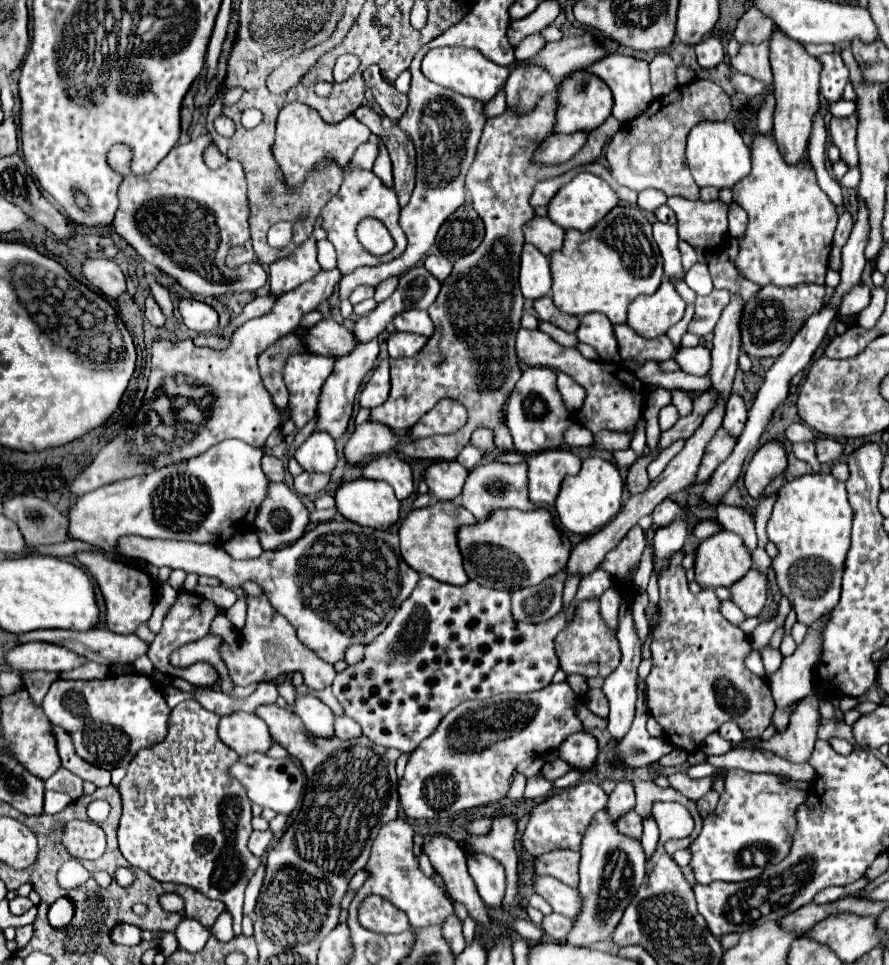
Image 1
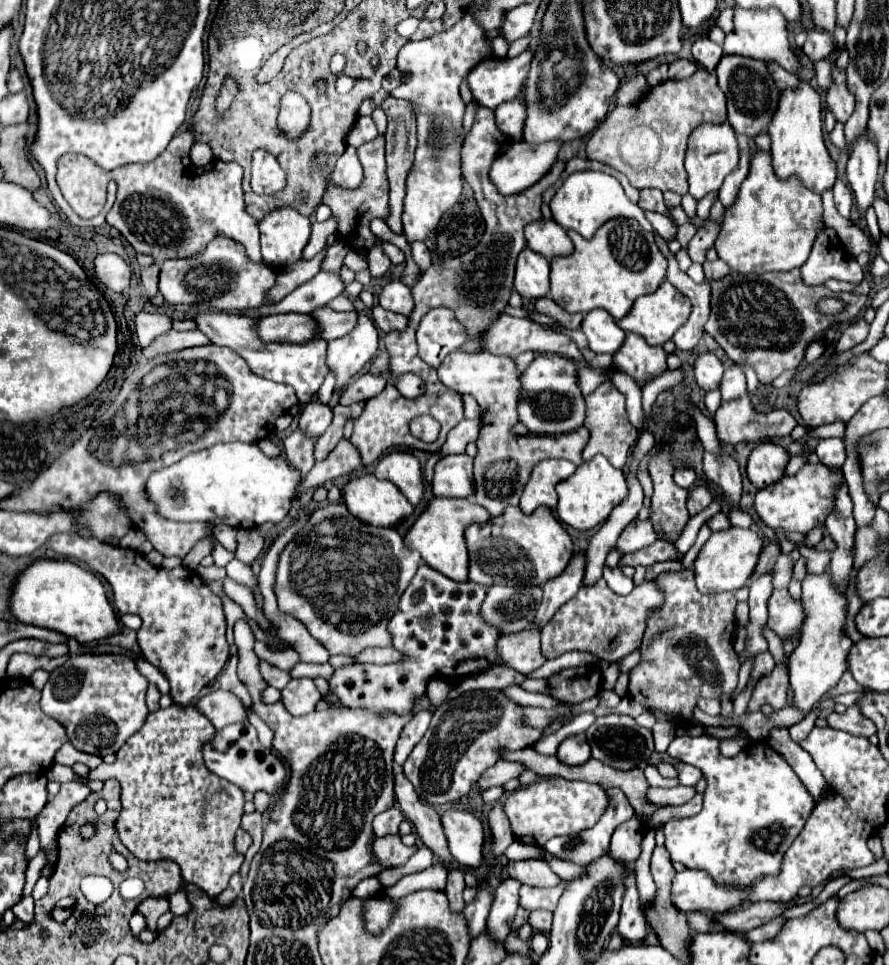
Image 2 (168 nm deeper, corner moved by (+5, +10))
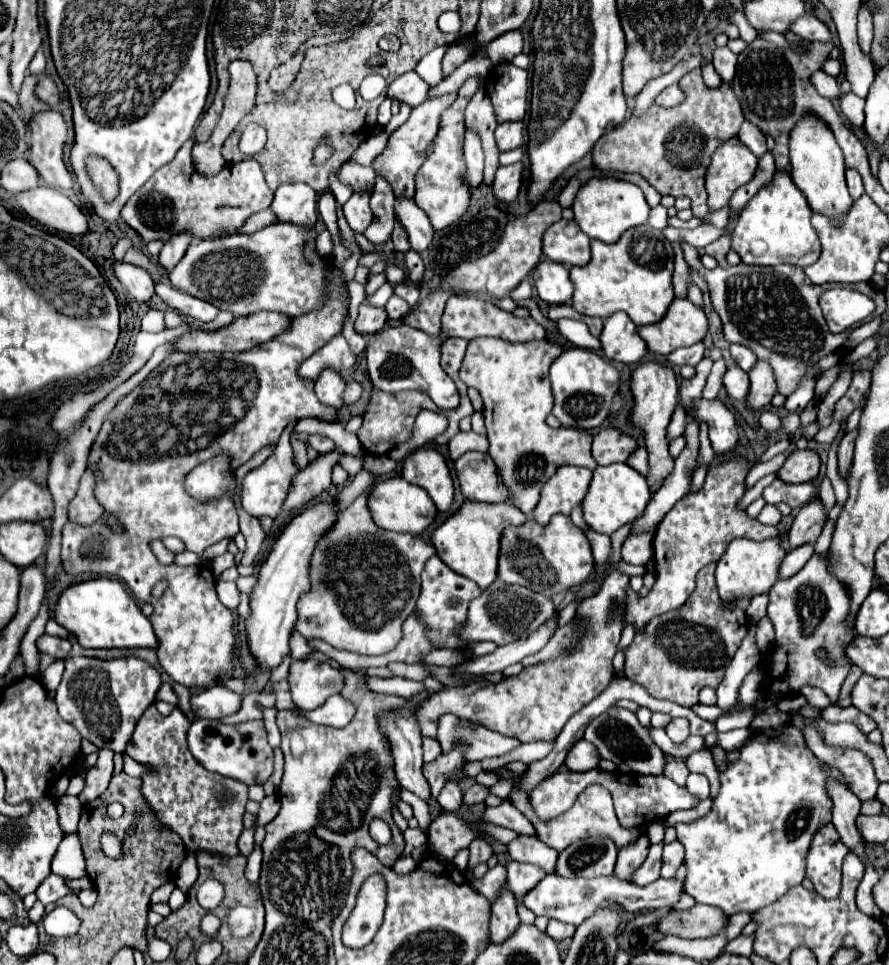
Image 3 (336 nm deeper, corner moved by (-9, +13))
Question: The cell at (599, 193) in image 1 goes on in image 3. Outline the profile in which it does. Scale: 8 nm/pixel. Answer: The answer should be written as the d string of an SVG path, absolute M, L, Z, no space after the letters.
M591 179L579 189L573 203L575 221L581 227L581 231L591 239L599 239L603 243L615 243L627 229L641 225L641 221L647 221L649 209L651 207L647 205L639 187L635 187L629 181L615 179Z

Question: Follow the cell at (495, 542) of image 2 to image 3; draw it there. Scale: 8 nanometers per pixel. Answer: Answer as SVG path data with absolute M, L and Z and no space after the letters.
M567 515L551 517L547 527L539 527L535 521L527 521L523 527L509 527L501 539L499 555L499 579L505 583L515 583L527 587L545 597L553 597L571 587L579 587L589 581L595 571L595 559L591 553L591 543L583 531L573 525Z

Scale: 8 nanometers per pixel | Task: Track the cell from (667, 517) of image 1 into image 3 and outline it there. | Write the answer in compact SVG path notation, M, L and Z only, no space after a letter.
M637 447L637 449L631 453L631 457L627 459L627 463L629 463L635 471L639 471L641 475L647 475L647 451L645 451L645 447Z

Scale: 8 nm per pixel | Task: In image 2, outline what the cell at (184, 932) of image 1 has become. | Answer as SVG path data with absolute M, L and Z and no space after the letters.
M177 892L177 894L169 896L169 904L171 904L171 914L173 916L185 916L185 914L191 912L191 904L189 904L185 892Z

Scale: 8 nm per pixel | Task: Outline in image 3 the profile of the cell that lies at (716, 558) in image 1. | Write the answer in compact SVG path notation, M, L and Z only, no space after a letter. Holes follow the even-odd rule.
M733 539L733 543L723 553L723 559L717 561L717 587L719 595L725 601L733 601L739 597L753 599L755 595L767 593L779 579L779 567L783 561L783 549L779 545L779 539L767 539L767 543L755 543L751 539ZM755 591L755 593L749 593Z

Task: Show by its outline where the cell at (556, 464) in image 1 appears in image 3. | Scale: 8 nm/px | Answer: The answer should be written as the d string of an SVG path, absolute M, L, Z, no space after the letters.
M563 465L559 471L547 481L541 491L541 499L533 509L531 517L539 525L547 525L549 519L557 513L569 515L575 505L581 503L591 483L591 469Z

